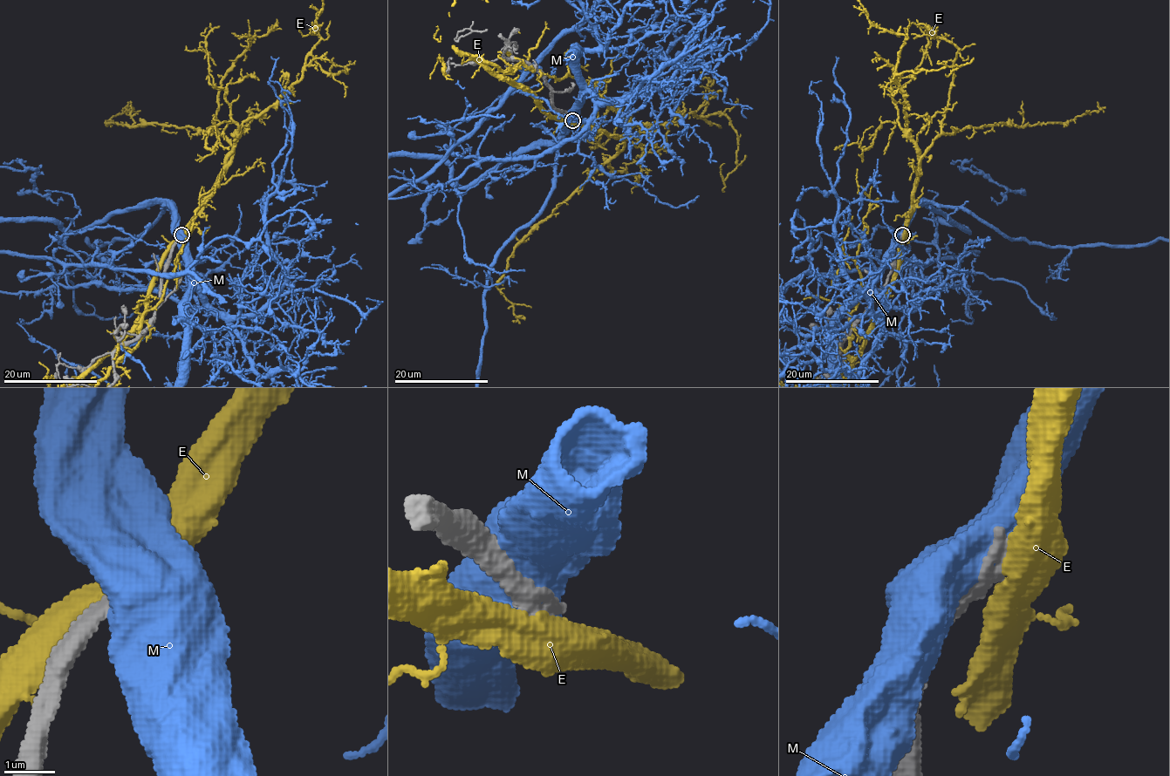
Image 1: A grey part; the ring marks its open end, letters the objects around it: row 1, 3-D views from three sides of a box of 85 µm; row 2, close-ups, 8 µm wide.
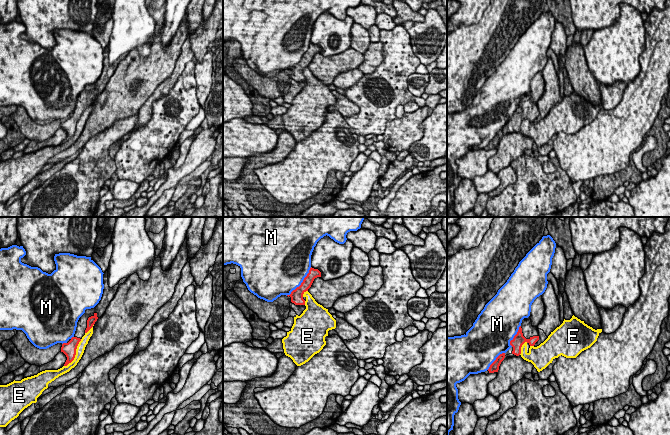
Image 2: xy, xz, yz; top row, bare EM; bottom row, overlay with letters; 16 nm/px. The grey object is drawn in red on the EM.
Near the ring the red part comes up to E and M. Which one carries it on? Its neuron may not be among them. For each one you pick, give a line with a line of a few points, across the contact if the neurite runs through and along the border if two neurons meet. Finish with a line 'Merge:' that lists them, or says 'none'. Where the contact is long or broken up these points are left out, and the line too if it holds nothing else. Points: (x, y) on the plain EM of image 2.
Merge: none

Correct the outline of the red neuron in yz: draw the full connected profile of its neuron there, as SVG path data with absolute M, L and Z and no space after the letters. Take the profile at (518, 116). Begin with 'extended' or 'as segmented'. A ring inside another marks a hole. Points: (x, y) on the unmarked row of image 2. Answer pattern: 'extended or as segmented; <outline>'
extended; M530 92L528 94L524 94L517 110L510 117L510 121L513 123L512 130L519 132L521 130L521 123L525 118L530 122L534 122L538 116L538 103L532 102Z

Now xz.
as segmented; M310 44L309 49L304 54L303 58L299 63L291 68L288 73L291 73L291 78L295 81L305 81L305 76L303 75L303 70L308 67L311 63L315 54L321 53L321 48L318 45Z

